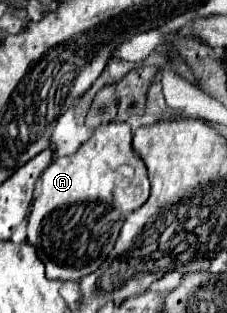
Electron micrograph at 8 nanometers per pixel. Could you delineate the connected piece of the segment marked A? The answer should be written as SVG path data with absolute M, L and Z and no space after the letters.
M109 122L99 126L75 154L53 160L41 172L41 194L31 202L27 240L43 260L47 278L77 282L95 272L113 250L127 214L147 201L150 182L131 148L131 138L127 122Z

